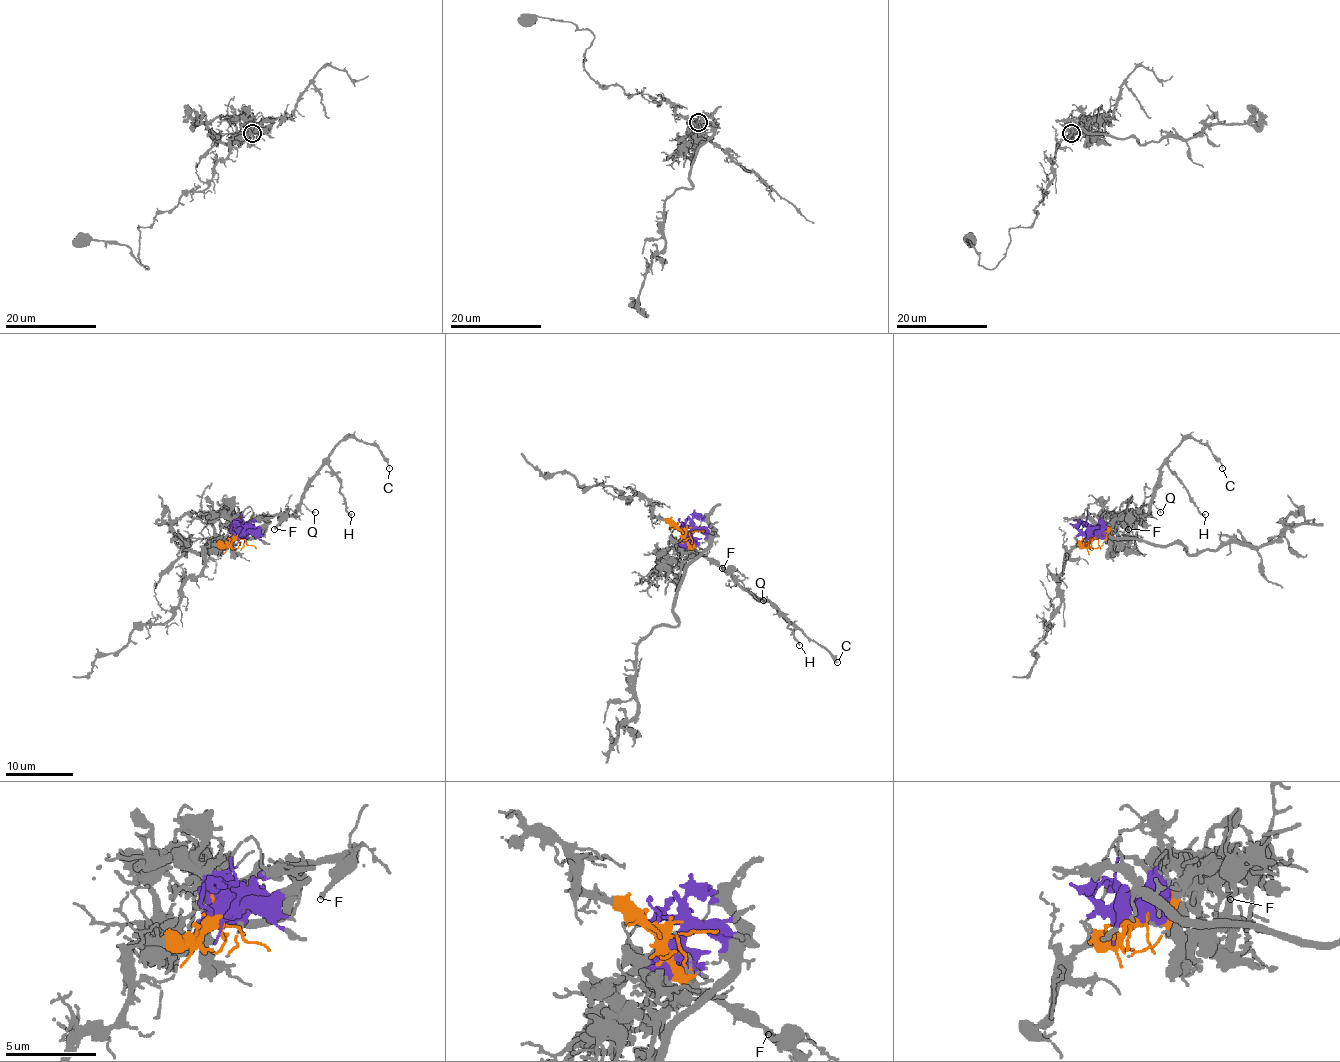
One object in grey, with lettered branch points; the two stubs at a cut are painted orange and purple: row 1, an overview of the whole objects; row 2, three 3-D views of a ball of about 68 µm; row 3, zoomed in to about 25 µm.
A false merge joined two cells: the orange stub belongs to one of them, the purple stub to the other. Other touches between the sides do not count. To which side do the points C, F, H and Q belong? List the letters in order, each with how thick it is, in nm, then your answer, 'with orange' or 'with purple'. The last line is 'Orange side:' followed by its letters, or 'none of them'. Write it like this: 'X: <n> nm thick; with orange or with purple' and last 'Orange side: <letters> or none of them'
C: 100 nm thick; with orange
F: 240 nm thick; with orange
H: 200 nm thick; with orange
Q: 110 nm thick; with orange
Orange side: C, F, H, Q

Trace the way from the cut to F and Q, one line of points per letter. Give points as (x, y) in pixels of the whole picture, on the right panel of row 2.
F: (1088, 538), (1101, 536), (1115, 521), (1128, 516), (1128, 529)
Q: (1088, 538), (1101, 536), (1115, 521), (1145, 514), (1152, 504), (1160, 513)

